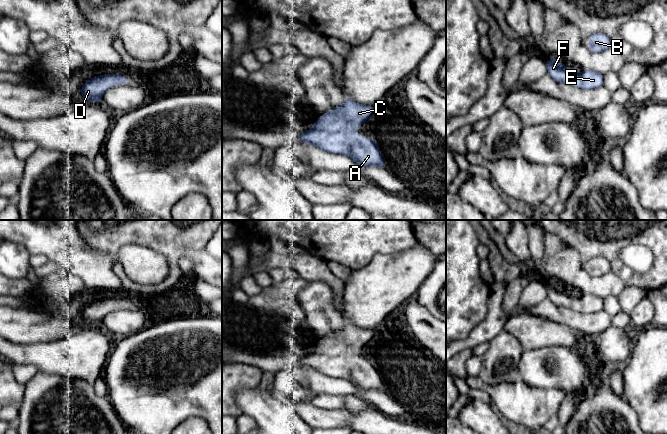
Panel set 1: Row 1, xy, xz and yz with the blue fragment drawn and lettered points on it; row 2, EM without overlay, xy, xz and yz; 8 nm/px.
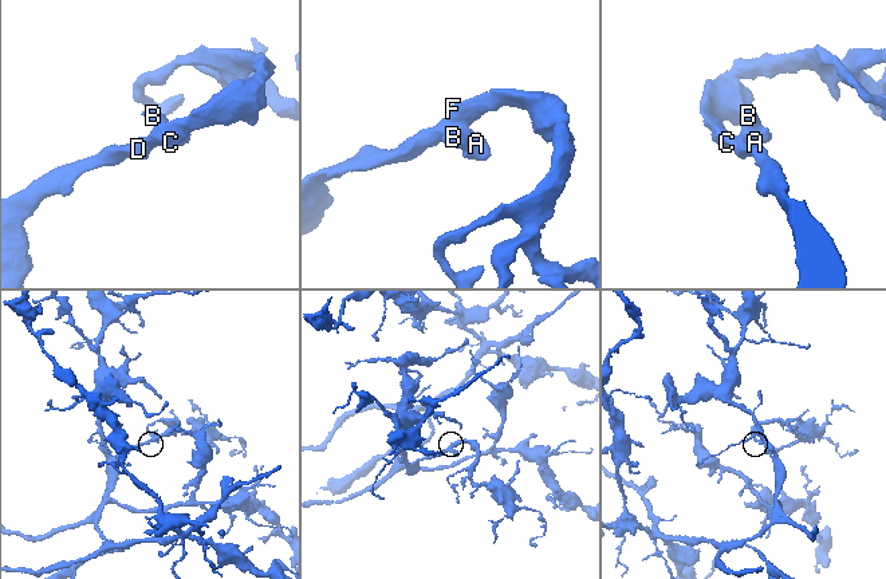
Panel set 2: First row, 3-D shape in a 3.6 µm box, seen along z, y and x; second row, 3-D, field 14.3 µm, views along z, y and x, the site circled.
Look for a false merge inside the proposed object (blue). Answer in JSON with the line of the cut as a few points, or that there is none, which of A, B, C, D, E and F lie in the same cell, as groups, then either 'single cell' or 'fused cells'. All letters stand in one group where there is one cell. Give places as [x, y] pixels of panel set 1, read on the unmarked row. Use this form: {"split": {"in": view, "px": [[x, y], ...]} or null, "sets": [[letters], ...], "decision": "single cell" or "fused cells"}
{"split": null, "sets": [["A", "B", "C", "D", "E", "F"]], "decision": "single cell"}

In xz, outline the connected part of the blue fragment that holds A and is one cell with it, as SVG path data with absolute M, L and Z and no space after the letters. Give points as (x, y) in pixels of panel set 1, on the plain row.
M346 321L345 326L341 330L320 340L310 354L299 358L298 363L312 368L324 376L348 380L362 391L386 391L383 388L380 373L376 366L372 362L364 363L361 357L355 357L351 354L352 352L359 352L365 347L373 334L374 329L359 328Z

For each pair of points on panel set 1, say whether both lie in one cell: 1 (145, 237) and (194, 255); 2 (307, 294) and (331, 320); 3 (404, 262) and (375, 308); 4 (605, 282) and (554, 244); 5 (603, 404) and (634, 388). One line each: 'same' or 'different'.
1: different
2: same
3: same
4: same
5: different

